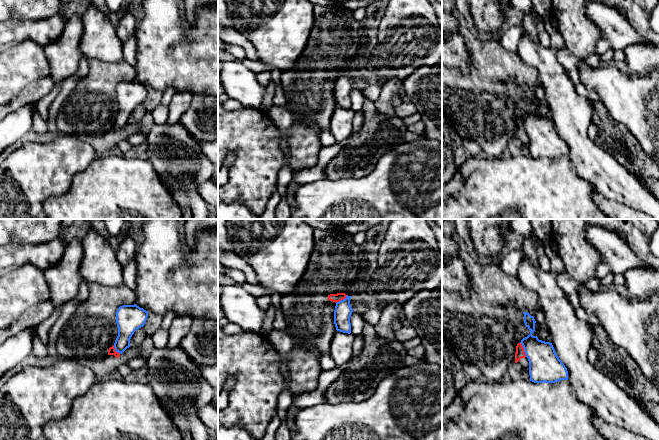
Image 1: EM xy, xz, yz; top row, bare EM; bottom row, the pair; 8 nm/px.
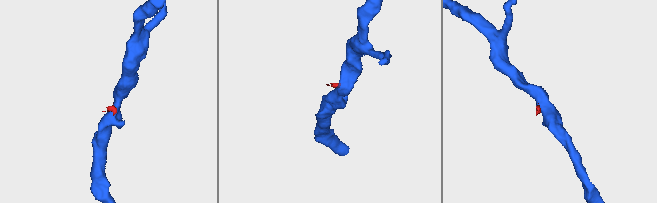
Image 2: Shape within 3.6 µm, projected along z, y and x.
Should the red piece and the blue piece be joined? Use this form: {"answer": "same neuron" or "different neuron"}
{"answer": "different neuron"}

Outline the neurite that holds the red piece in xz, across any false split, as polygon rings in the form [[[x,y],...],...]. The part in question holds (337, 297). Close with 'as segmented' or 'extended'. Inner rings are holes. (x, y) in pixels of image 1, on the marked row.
[[[330,227],[327,230],[314,229],[314,247],[307,270],[293,292],[281,297],[282,310],[287,322],[286,331],[293,338],[295,346],[304,347],[317,356],[330,354],[331,341],[337,331],[334,324],[335,306],[352,291],[352,283],[360,272],[361,259],[362,246],[353,242],[353,234],[335,227]]] | extended

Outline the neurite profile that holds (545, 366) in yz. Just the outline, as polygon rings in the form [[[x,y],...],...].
[[[523,312],[523,314],[525,326],[530,330],[530,334],[520,343],[529,361],[530,381],[555,383],[560,380],[568,380],[567,368],[557,356],[552,343],[533,336],[536,321],[529,313]]]

